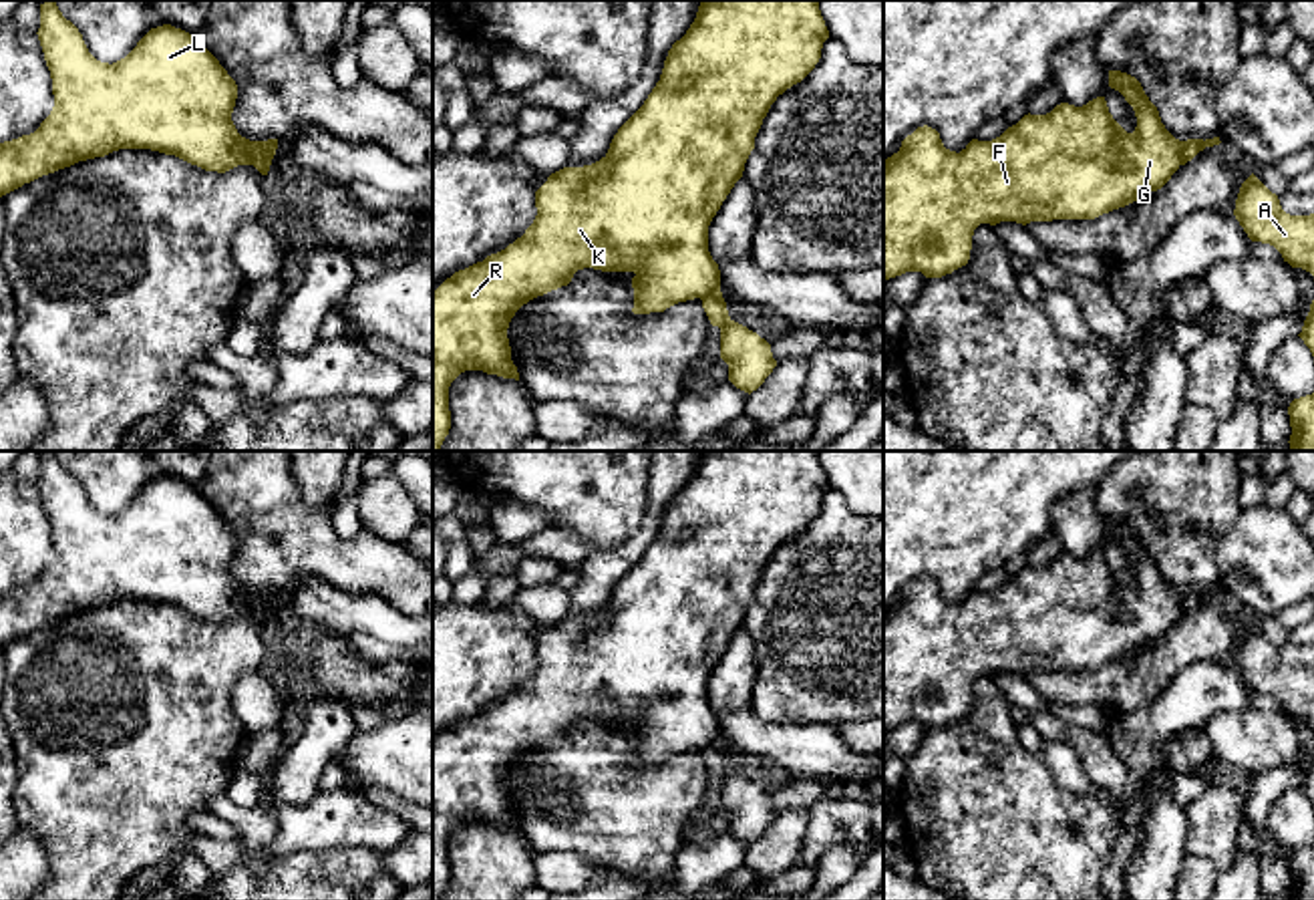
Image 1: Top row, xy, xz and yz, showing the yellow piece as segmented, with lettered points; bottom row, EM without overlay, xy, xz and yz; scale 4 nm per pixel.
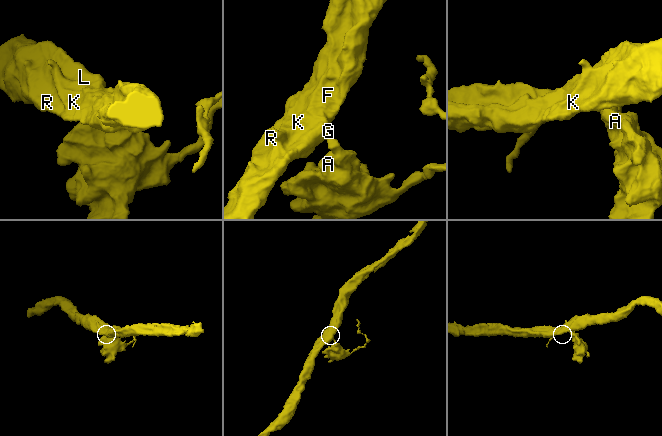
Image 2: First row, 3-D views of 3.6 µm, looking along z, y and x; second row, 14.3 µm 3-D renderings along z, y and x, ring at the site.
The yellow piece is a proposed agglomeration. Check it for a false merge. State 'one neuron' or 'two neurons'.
two neurons

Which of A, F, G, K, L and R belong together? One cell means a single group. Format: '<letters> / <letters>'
A / F G K L R

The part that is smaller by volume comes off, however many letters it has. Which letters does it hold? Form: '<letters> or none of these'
A

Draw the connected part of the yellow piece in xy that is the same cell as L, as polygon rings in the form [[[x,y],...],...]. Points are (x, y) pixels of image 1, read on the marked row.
[[[48,0],[40,4],[36,34],[50,70],[54,107],[34,133],[0,143],[0,197],[119,149],[151,149],[217,173],[254,165],[254,141],[241,137],[231,121],[237,85],[189,32],[171,24],[151,28],[125,58],[109,64],[89,52],[78,28]]]

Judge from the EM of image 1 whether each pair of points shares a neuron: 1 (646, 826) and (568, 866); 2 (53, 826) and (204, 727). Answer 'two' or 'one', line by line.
1: two
2: one

